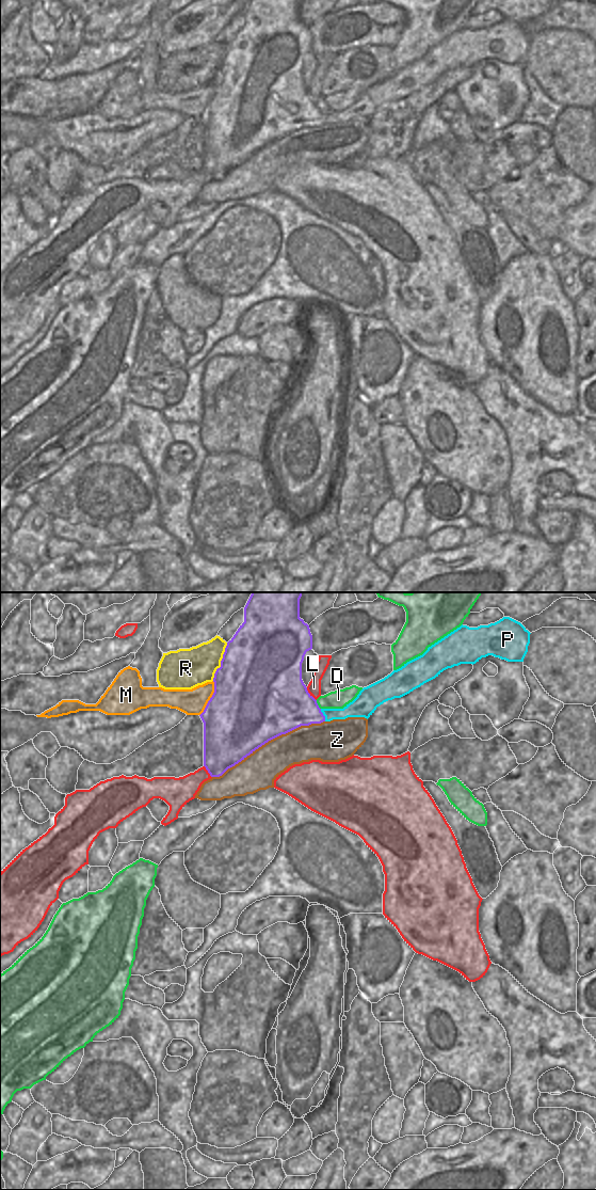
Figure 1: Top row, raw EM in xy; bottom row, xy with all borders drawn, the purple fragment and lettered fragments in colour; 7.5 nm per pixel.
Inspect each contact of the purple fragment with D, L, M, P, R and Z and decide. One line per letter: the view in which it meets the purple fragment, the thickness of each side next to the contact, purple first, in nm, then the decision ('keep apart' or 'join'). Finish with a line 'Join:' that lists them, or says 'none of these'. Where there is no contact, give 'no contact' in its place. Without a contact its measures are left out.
D: meets purple in xy; 400 nm thick on the purple side, 140 nm on the other; keep apart
L: meets purple in xy; 480 nm thick on the purple side, 100 nm on the other; keep apart
M: meets purple in xy; 500 nm thick on the purple side, 190 nm on the other; keep apart
P: meets purple in xy; 320 nm thick on the purple side, 130 nm on the other; join
R: meets purple in xy; 500 nm thick on the purple side, 300 nm on the other; keep apart
Z: meets purple in xy; 500 nm thick on the purple side, 280 nm on the other; keep apart
Join: P

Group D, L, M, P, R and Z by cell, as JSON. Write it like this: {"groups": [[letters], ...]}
{"groups": [["D"], ["L"], ["M"], ["P"], ["R"], ["Z"]]}

